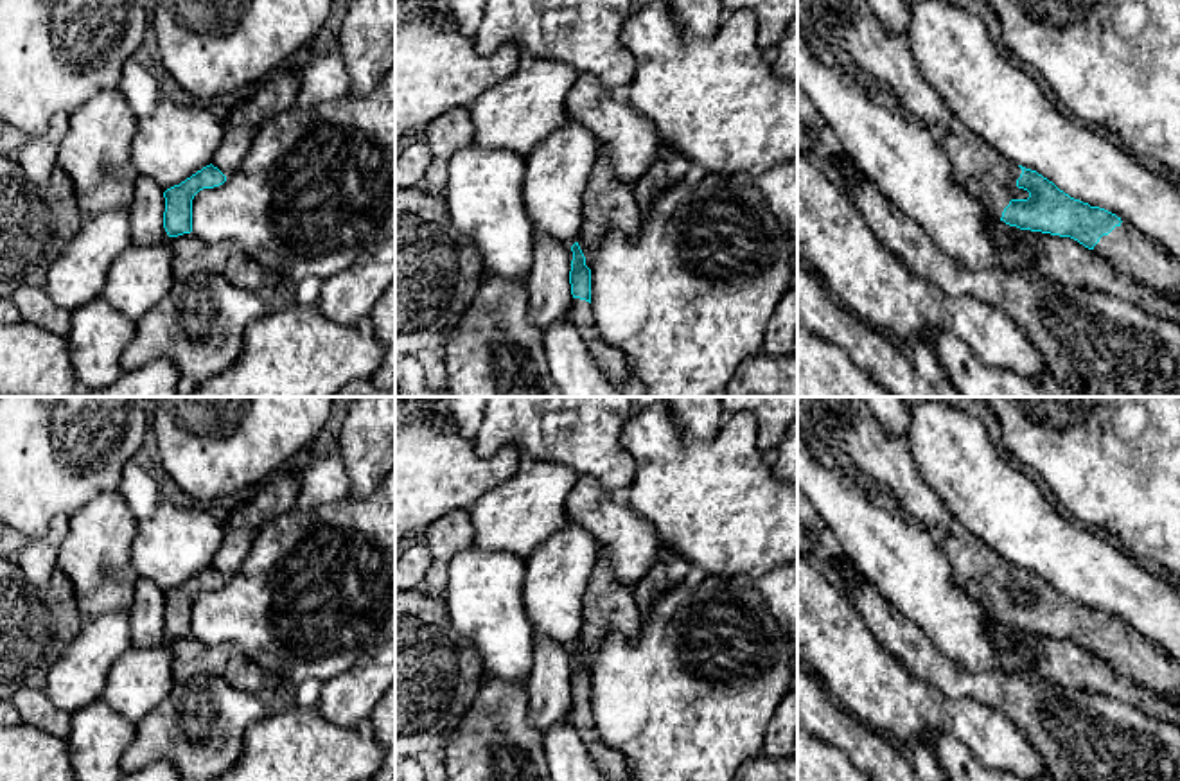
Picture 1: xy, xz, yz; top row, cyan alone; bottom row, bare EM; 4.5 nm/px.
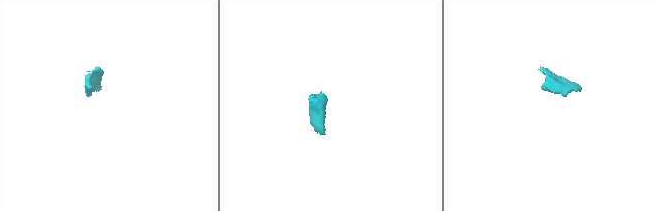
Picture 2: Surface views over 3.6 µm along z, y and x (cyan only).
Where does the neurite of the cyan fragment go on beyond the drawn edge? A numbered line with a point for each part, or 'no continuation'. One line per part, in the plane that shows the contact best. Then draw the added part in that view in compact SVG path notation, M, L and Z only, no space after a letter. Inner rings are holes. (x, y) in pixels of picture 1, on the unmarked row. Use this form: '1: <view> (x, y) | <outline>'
1: yz (977, 570) | M964 528L955 530L938 544L952 567L954 582L975 600L993 621L1000 621L1004 610L1013 601L1011 589L1017 587L1022 571Z
2: yz (1127, 650) | M1126 625L1103 637L1094 654L1110 663L1115 671L1155 693L1180 695L1180 664Z

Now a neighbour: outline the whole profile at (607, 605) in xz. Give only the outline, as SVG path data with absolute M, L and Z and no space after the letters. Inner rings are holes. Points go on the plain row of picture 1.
M598 549L596 566L582 603L584 627L577 645L586 659L586 668L593 671L598 650L611 630L634 639L641 627L641 612L636 605L634 592L630 587L623 587L614 580L605 549Z

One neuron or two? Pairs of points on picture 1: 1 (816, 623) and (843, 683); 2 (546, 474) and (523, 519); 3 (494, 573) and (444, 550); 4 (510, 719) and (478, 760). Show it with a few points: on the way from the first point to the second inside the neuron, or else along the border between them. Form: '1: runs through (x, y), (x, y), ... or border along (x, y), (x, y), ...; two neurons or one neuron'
1: runs through (830, 638), (843, 652), (843, 668); one neuron
2: runs through (543, 485), (527, 508); one neuron
3: border along (473, 543), (451, 559), (444, 595); two neurons
4: runs through (498, 722), (493, 726), (491, 738), (484, 747); one neuron

